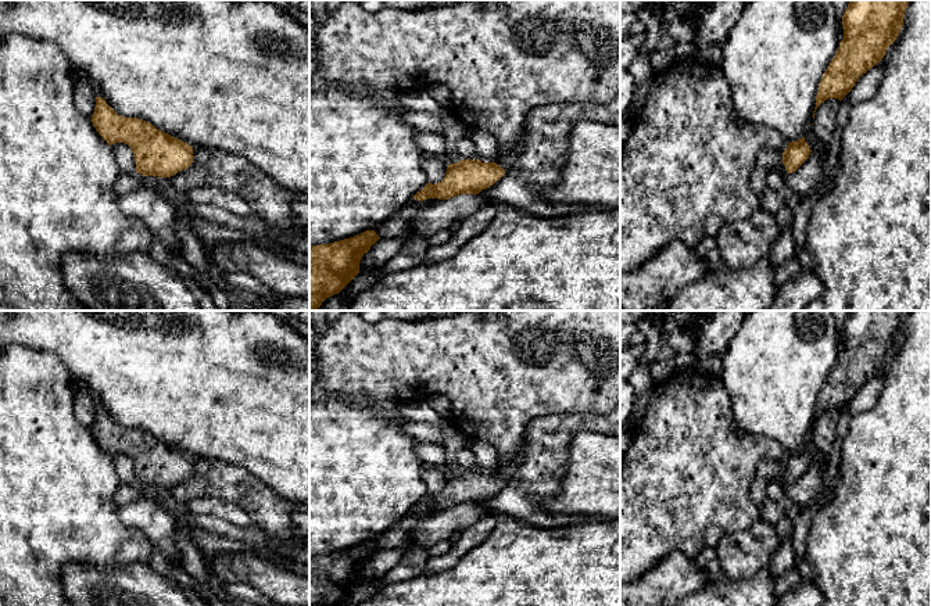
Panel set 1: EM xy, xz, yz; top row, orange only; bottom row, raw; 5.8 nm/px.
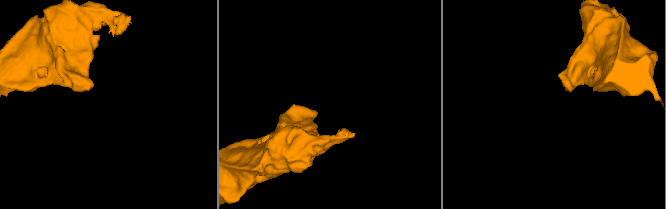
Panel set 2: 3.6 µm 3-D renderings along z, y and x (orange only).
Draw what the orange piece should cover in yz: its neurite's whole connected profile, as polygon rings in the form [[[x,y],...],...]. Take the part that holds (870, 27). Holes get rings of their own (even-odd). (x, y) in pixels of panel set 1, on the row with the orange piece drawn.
[[[849,0],[849,4],[848,4],[848,7],[846,7],[846,10],[845,10],[845,12],[844,12],[844,15],[842,15],[844,39],[839,42],[839,47],[838,47],[838,50],[837,50],[834,58],[831,60],[830,65],[827,67],[826,72],[823,73],[821,80],[820,80],[820,83],[819,83],[819,90],[817,90],[817,94],[816,94],[816,107],[814,107],[814,111],[813,111],[813,115],[812,115],[813,119],[814,119],[814,112],[816,112],[816,110],[819,108],[819,105],[820,105],[821,103],[824,103],[824,101],[828,100],[828,98],[838,98],[838,100],[841,101],[841,100],[852,90],[852,87],[855,86],[855,83],[857,82],[857,79],[859,79],[863,73],[866,73],[870,68],[873,68],[874,65],[877,65],[877,64],[884,58],[884,55],[885,55],[888,47],[896,40],[896,37],[898,37],[898,35],[899,35],[899,32],[900,32],[900,29],[902,29],[902,26],[903,26],[903,18],[905,18],[905,12],[906,12],[906,8],[907,8],[909,1],[910,1],[910,0]]]

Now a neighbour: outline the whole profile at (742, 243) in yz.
[[[758,208],[748,219],[723,222],[716,234],[720,265],[730,269],[748,269],[770,254],[781,233],[781,226],[763,208]]]

